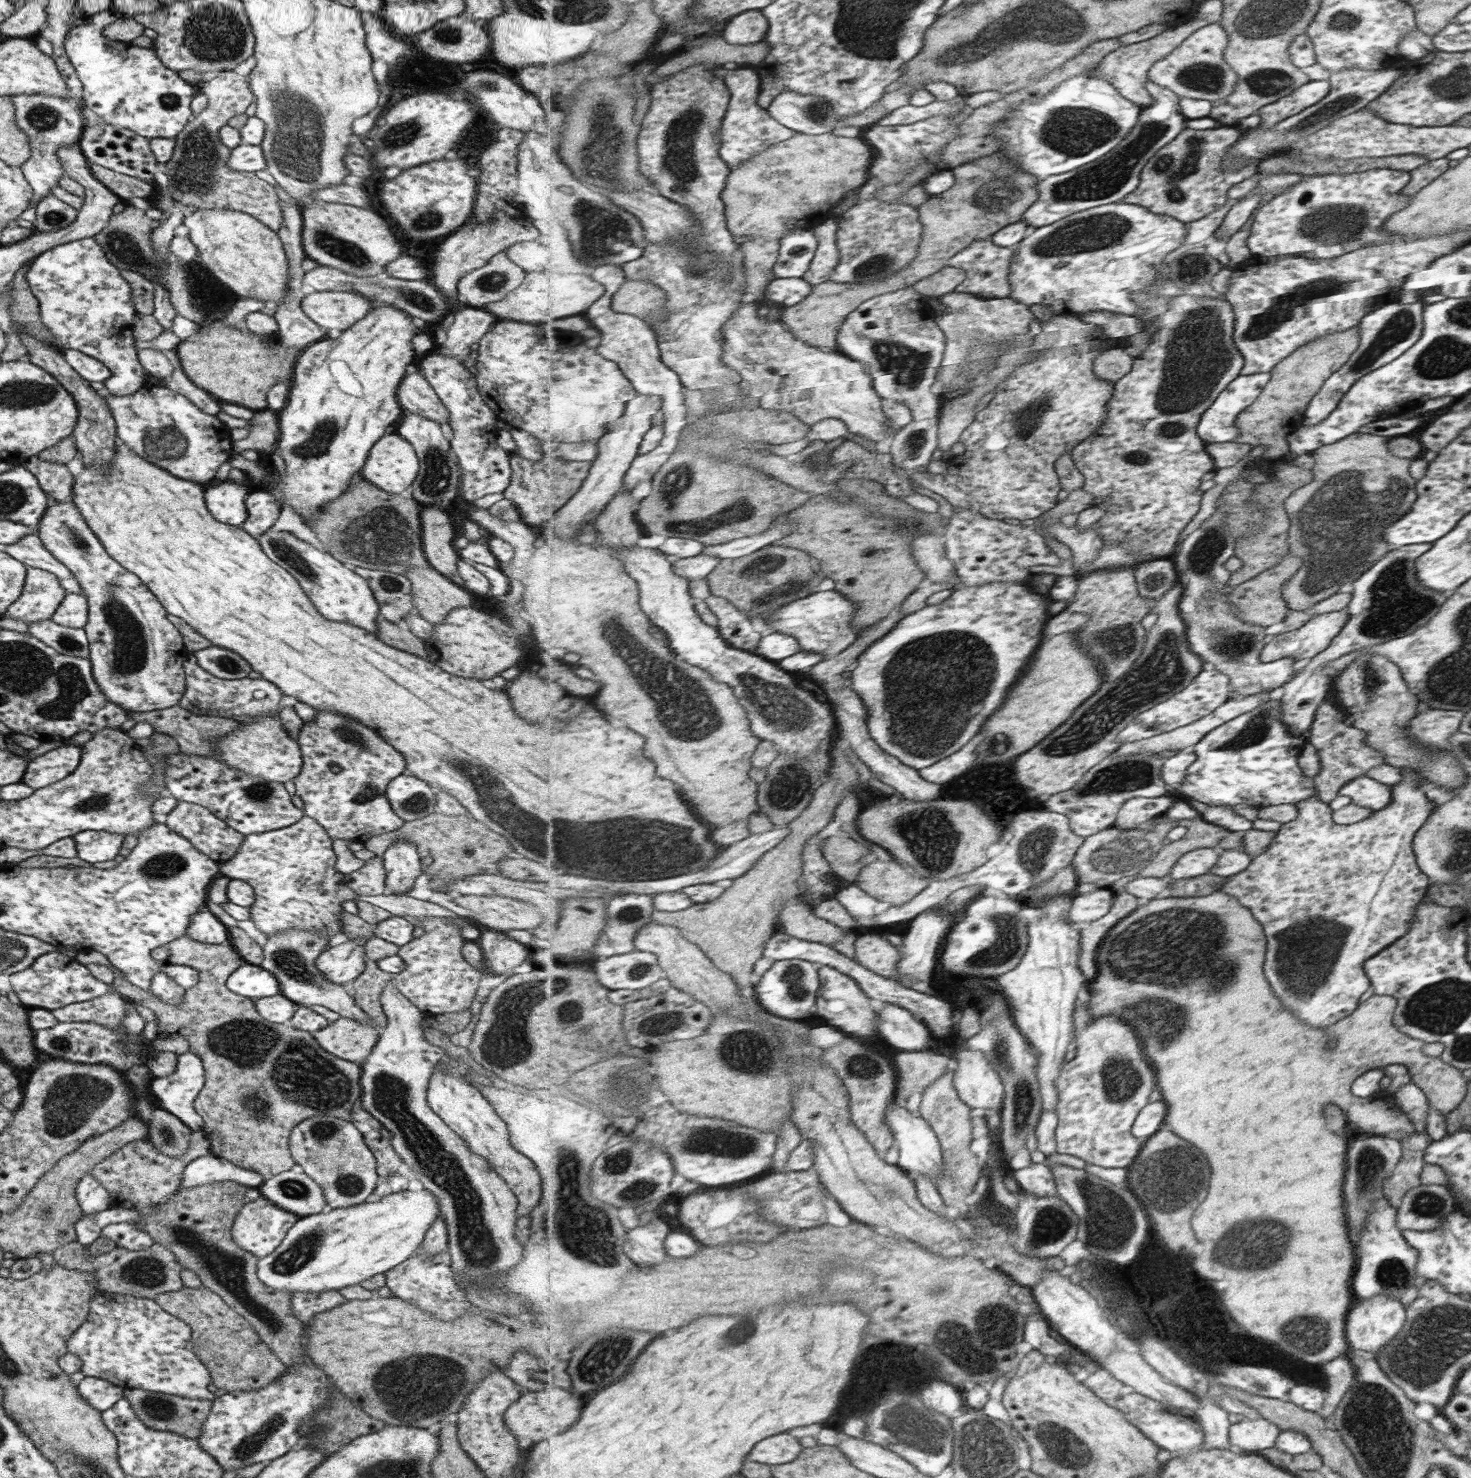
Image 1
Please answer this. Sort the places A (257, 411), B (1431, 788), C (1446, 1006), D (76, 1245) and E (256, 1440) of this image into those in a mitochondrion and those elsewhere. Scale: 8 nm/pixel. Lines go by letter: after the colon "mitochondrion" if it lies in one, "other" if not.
A: other
B: other
C: mitochondrion
D: other
E: mitochondrion

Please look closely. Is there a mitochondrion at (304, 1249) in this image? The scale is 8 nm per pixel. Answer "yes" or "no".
yes

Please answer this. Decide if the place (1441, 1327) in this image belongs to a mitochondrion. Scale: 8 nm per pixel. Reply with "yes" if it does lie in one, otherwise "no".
yes

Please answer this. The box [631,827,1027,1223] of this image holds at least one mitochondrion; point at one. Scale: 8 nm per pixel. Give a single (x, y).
(711, 1140)

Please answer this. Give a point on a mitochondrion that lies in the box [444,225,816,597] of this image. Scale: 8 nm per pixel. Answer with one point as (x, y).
(673, 485)

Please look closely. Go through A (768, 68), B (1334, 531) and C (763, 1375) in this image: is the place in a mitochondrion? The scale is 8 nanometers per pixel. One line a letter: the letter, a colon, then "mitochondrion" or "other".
A: other
B: mitochondrion
C: other

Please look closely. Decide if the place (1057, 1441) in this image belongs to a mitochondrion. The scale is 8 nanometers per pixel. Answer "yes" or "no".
yes

